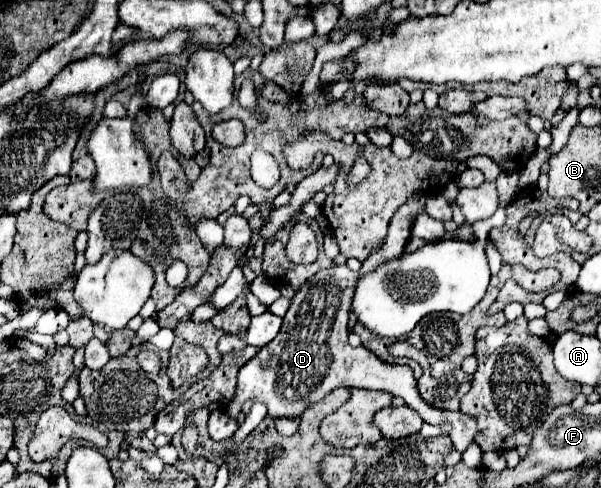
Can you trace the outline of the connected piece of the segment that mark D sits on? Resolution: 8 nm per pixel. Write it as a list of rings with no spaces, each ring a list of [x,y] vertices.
[[[425,194],[409,196],[409,200],[395,212],[389,234],[381,248],[373,250],[373,254],[365,260],[363,268],[359,272],[351,272],[347,266],[331,266],[327,270],[319,270],[313,278],[309,278],[293,296],[293,302],[283,318],[281,334],[269,342],[269,346],[263,346],[241,370],[237,378],[237,390],[233,396],[233,402],[229,404],[229,414],[239,414],[239,408],[245,400],[263,402],[267,406],[269,418],[299,418],[305,408],[309,408],[313,402],[319,402],[327,392],[331,392],[337,386],[355,386],[365,390],[379,390],[389,392],[393,396],[399,396],[405,400],[405,404],[421,414],[421,418],[427,424],[443,426],[449,424],[451,432],[449,438],[453,446],[459,452],[465,452],[475,434],[477,434],[477,422],[465,412],[451,412],[451,410],[437,410],[435,406],[429,406],[419,396],[417,380],[413,378],[413,370],[405,364],[389,364],[379,360],[371,350],[359,346],[353,348],[347,342],[347,320],[353,304],[353,288],[357,286],[357,278],[365,274],[367,270],[373,270],[373,266],[379,266],[381,262],[397,258],[409,236],[413,220],[419,212],[425,208]]]

